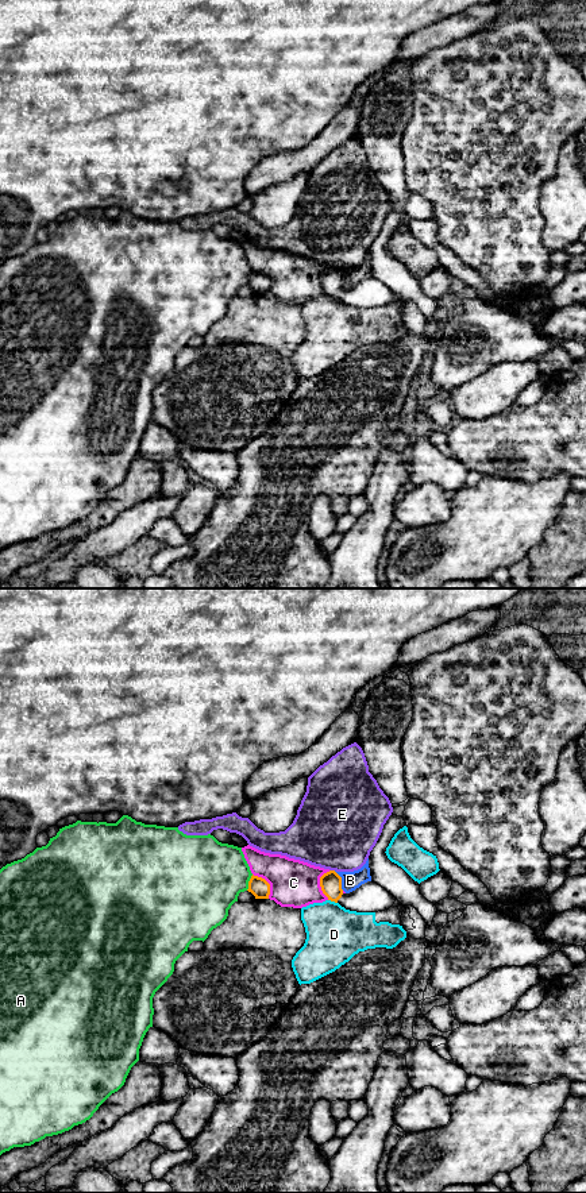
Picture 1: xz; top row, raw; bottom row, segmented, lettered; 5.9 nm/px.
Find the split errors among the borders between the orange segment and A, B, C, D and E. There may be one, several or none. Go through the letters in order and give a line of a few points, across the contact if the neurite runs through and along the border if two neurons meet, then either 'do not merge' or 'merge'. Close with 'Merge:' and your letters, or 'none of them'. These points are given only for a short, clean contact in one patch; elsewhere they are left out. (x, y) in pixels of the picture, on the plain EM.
A: do not merge
B: line xz (334, 266), (340, 273), (340, 282), (343, 285); do not merge
C: do not merge
D: do not merge
E: do not merge
Merge: none of them

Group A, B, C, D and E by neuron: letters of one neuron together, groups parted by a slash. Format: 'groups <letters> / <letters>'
groups A / B C / D / E

